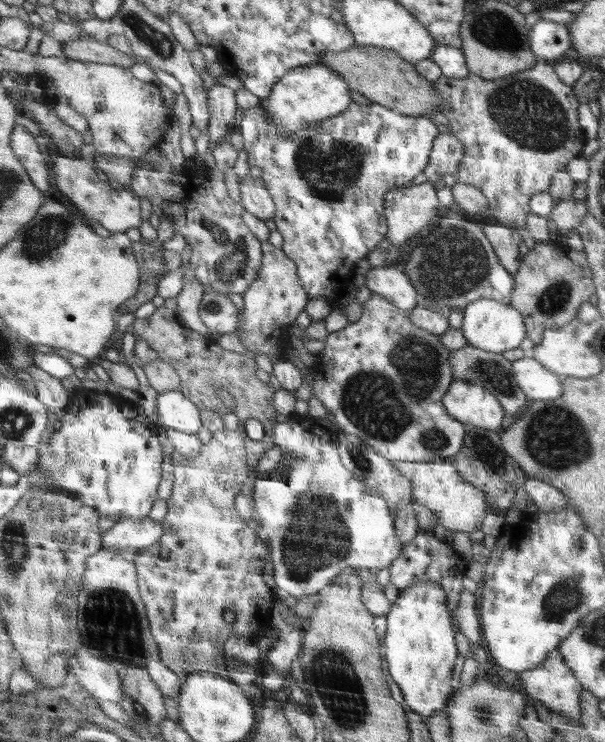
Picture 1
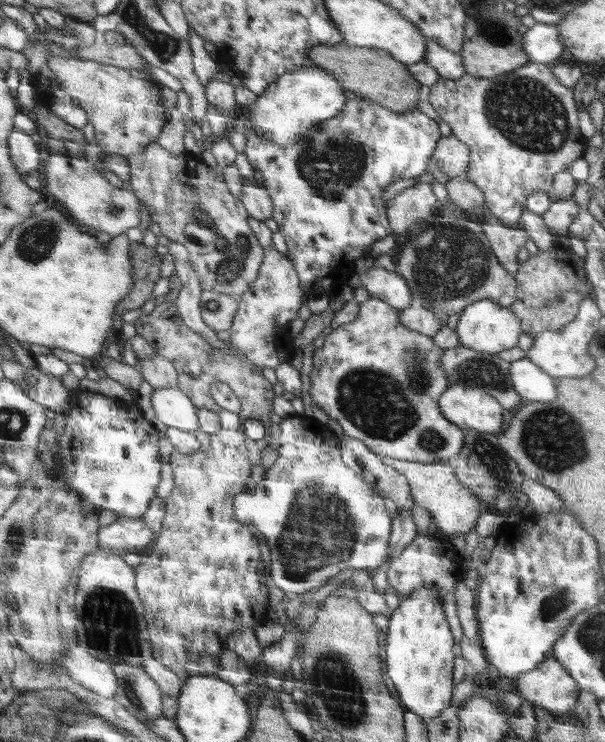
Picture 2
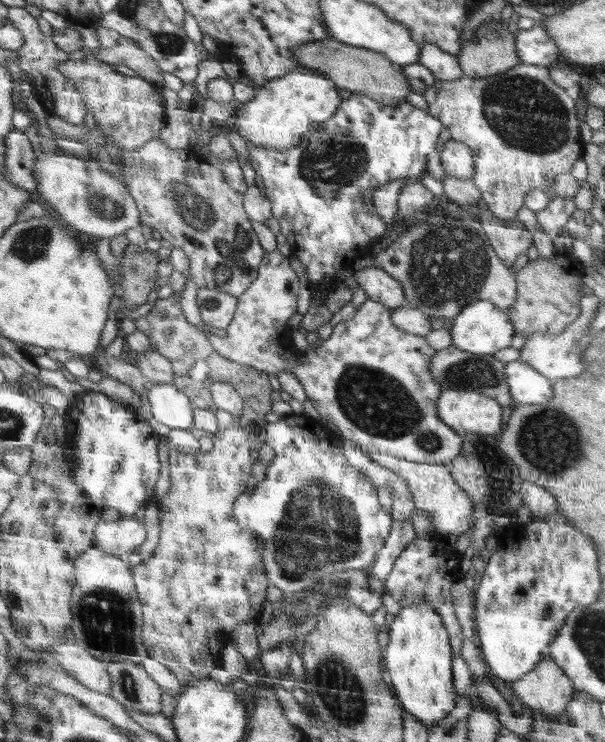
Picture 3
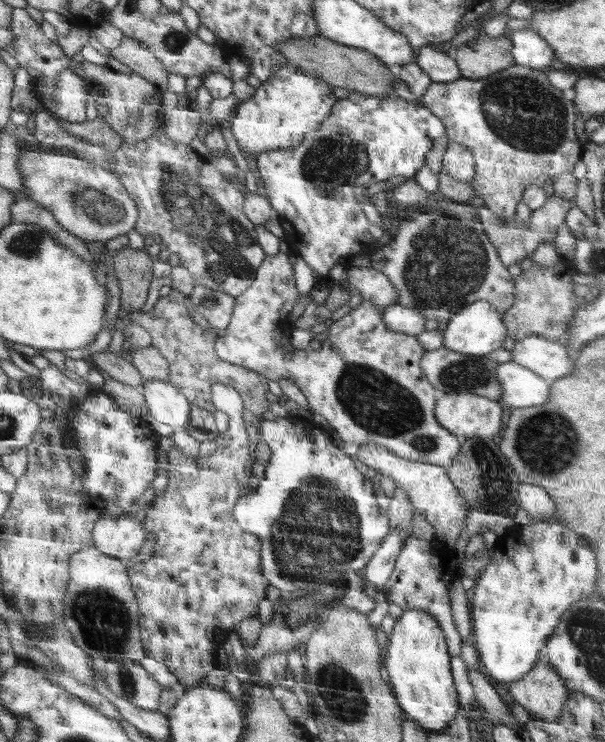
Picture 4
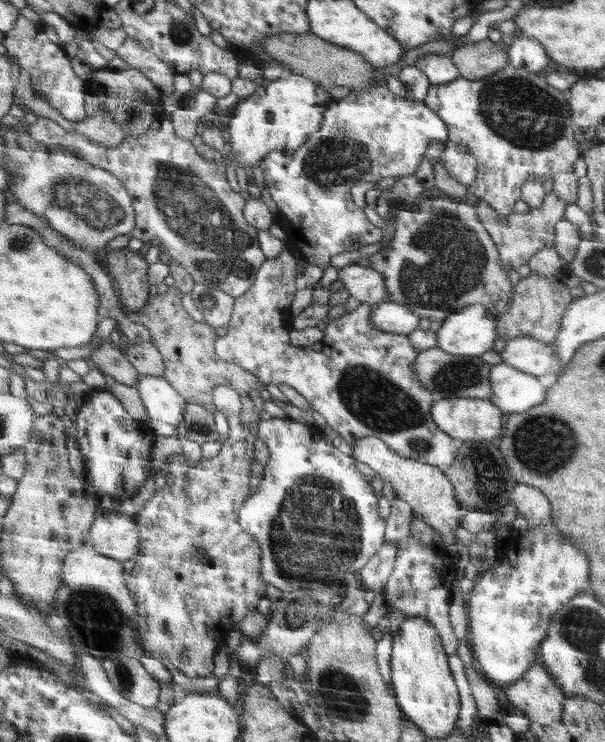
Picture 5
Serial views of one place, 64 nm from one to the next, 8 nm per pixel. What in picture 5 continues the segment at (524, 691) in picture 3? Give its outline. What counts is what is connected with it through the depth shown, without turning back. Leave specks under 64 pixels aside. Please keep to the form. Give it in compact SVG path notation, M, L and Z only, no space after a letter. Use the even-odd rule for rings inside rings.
M539 661L521 680L506 686L506 696L531 722L558 724L565 708L565 692L553 681L553 675Z

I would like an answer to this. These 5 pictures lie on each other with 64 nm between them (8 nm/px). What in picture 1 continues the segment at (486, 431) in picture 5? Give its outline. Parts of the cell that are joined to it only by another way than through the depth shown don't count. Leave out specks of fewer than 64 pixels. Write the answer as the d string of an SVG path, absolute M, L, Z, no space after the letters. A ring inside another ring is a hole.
M454 380L444 396L444 407L458 422L496 430L505 426L506 415L501 401L484 386Z

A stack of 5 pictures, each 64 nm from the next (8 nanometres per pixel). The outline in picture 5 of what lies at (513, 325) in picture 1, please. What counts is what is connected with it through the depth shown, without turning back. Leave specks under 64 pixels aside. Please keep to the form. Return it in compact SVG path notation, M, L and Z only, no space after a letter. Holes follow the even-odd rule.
M474 304L459 310L443 320L436 332L436 347L448 354L466 357L481 356L484 352L493 349L494 340L499 337L496 318L497 316L492 311L488 311L483 304Z

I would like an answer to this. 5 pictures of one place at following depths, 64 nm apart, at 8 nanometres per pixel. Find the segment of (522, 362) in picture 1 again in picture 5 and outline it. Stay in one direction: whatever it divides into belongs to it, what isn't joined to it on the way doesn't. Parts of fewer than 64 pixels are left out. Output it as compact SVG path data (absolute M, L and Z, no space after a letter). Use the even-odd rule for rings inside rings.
M500 363L490 369L492 401L502 412L526 412L545 400L548 392L539 377Z

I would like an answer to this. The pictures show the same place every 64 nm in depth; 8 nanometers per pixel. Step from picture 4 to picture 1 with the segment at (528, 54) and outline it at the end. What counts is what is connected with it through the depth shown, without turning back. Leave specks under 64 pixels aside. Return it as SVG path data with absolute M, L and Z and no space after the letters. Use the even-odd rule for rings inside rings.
M540 18L530 27L529 46L538 61L555 63L559 56L570 53L573 41L568 25Z

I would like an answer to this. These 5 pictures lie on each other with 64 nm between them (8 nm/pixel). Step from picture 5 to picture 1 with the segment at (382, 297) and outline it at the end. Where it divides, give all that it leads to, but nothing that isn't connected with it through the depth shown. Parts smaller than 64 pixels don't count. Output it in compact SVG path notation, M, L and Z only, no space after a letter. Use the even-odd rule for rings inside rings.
M386 265L373 267L365 275L365 281L372 294L380 294L388 298L394 306L401 307L403 311L411 311L416 307L416 287L400 267Z

